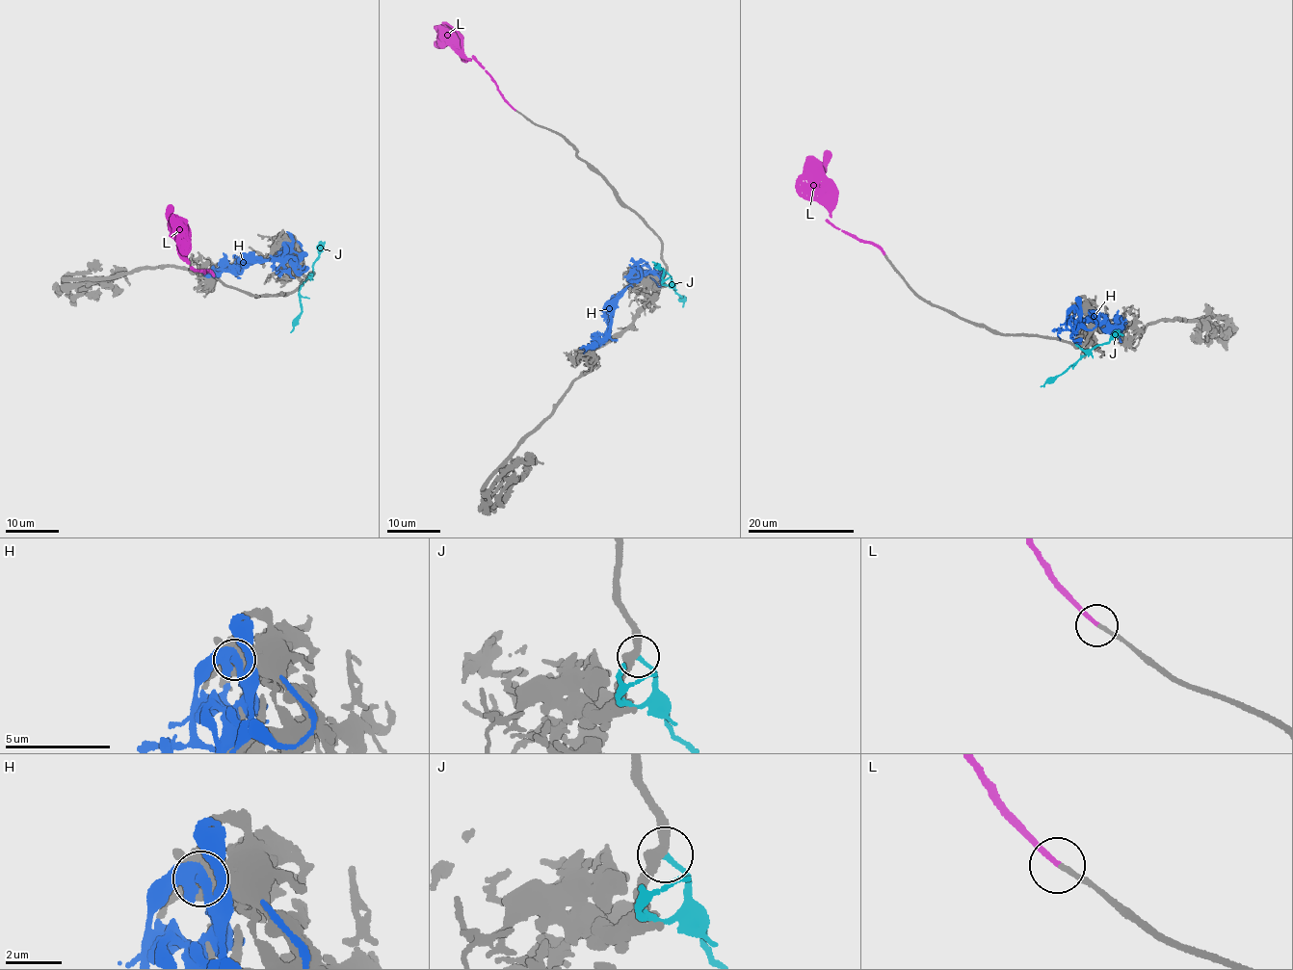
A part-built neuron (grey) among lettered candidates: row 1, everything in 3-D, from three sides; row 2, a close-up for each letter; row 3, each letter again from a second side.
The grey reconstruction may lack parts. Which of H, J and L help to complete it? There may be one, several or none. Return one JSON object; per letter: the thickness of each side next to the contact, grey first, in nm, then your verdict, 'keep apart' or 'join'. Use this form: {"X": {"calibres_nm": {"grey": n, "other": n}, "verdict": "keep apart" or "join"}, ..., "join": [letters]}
{"H": {"calibres_nm": {"grey": 600, "other": 260}, "verdict": "keep apart"}, "J": {"calibres_nm": {"grey": 400, "other": 200}, "verdict": "keep apart"}, "L": {"calibres_nm": {"grey": 200, "other": 240}, "verdict": "join"}, "join": ["L"]}

